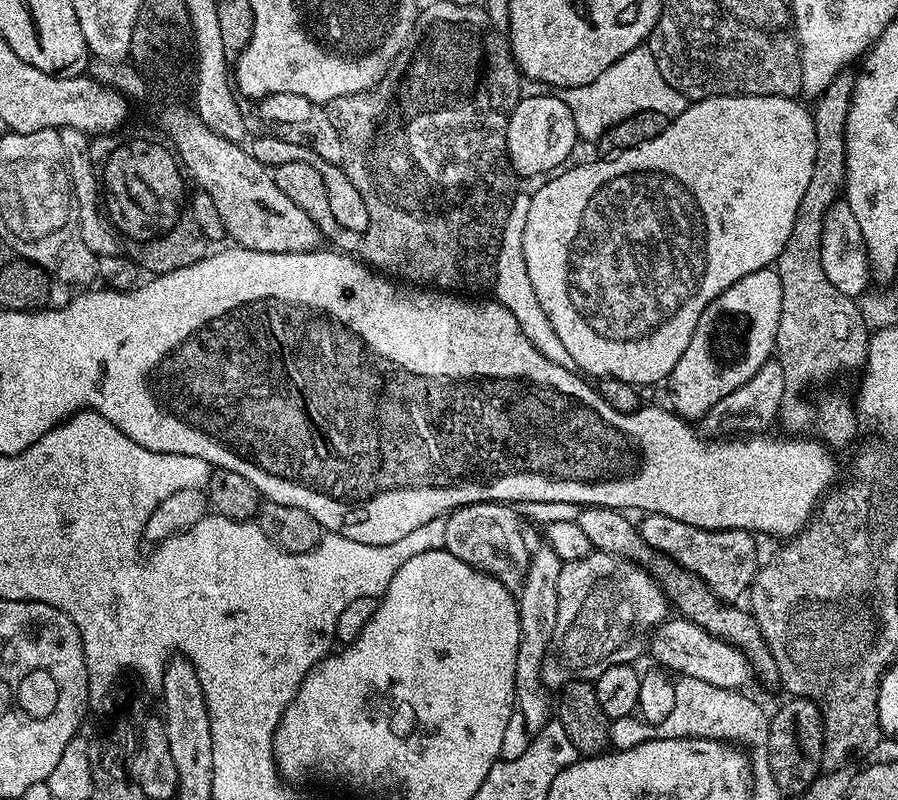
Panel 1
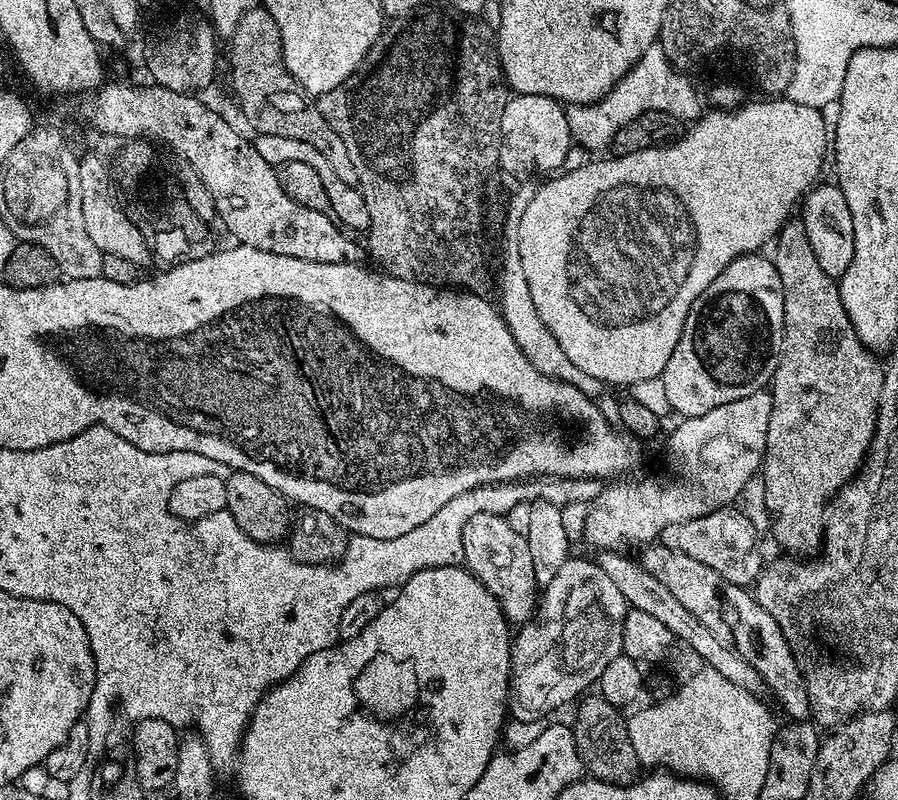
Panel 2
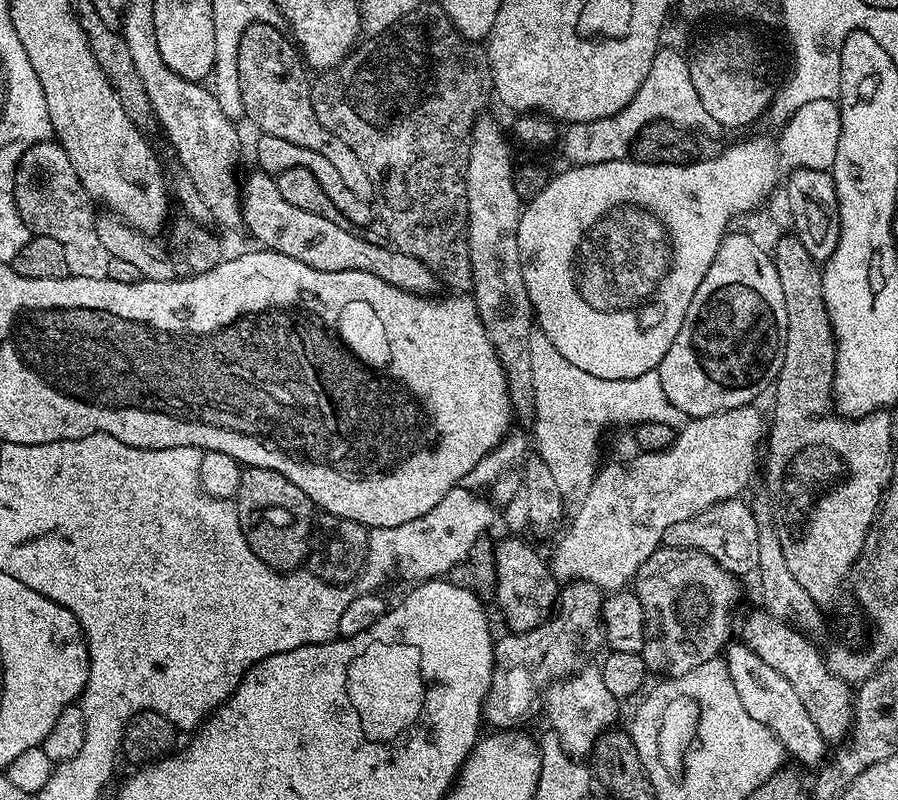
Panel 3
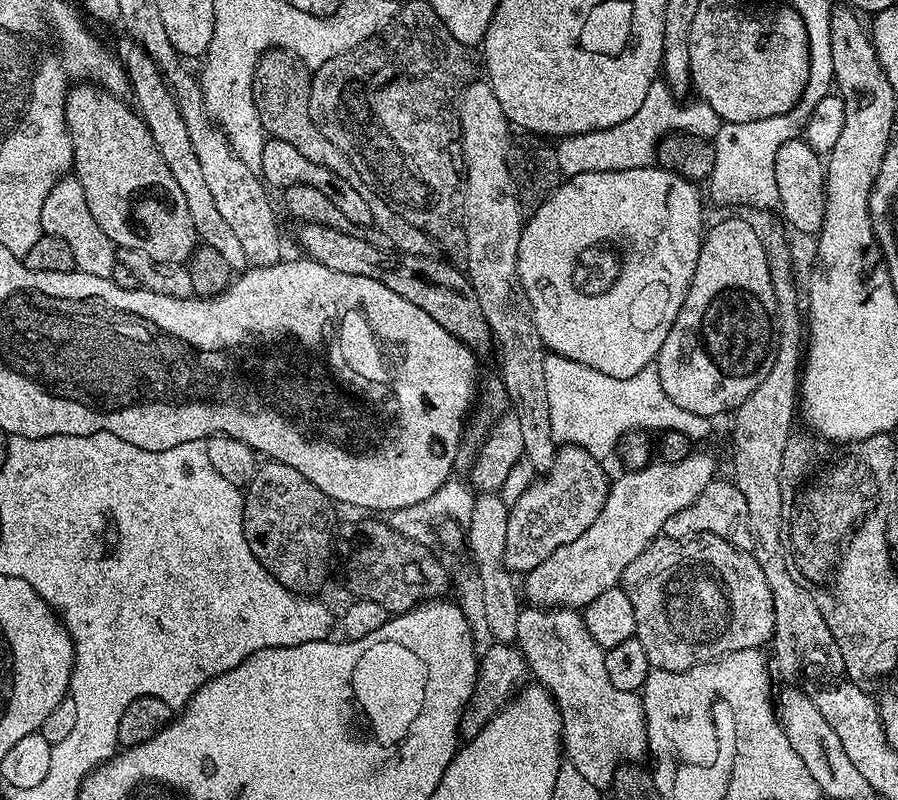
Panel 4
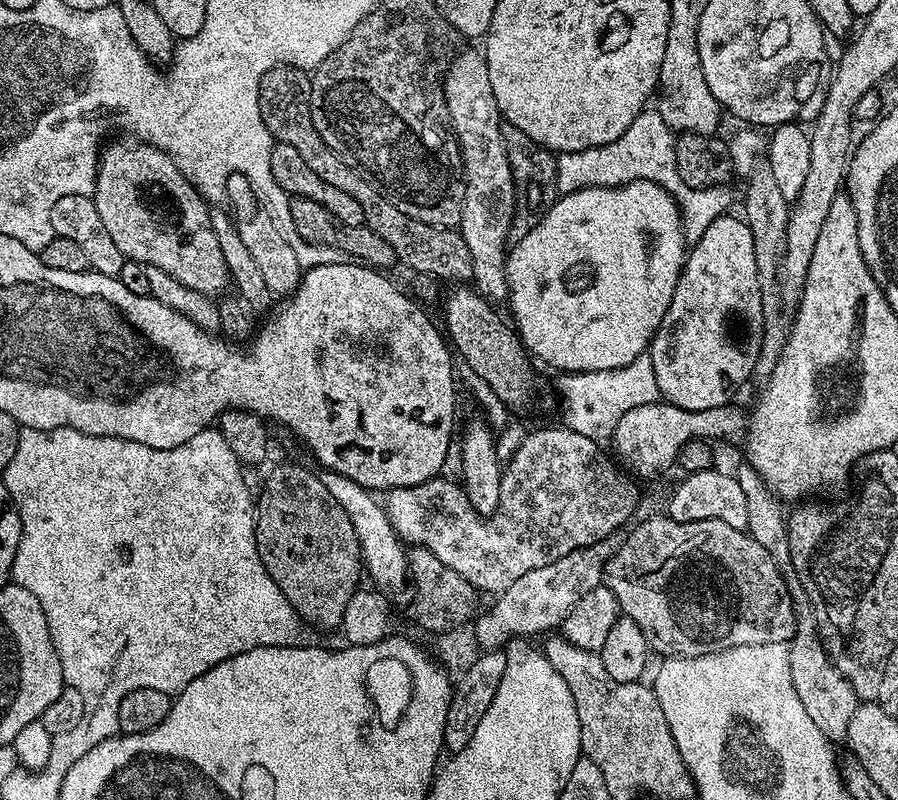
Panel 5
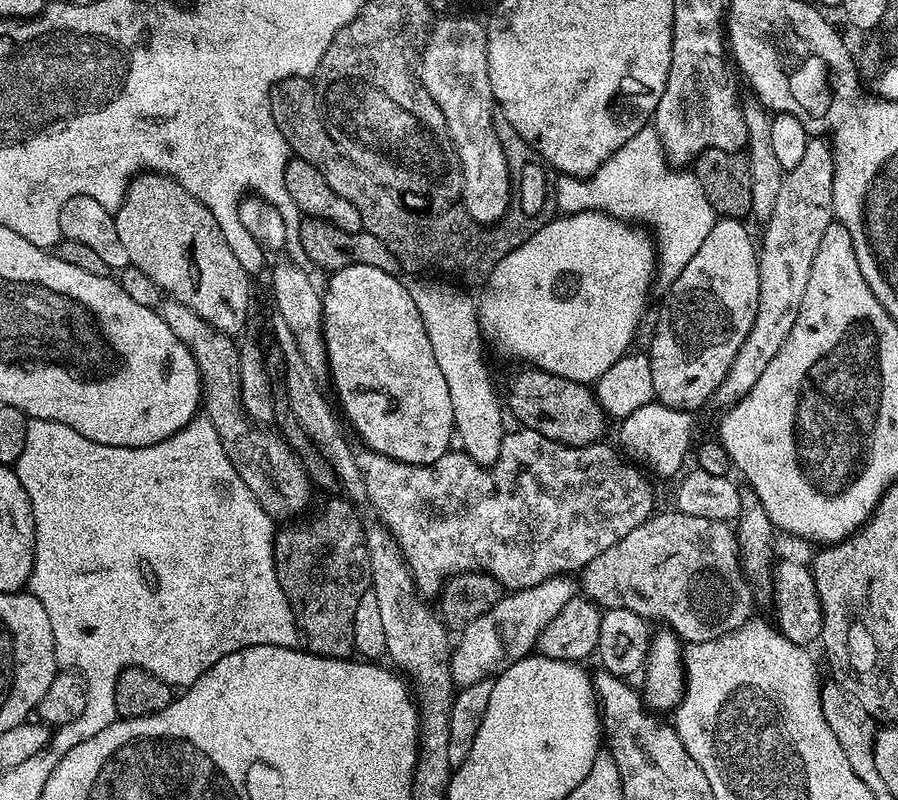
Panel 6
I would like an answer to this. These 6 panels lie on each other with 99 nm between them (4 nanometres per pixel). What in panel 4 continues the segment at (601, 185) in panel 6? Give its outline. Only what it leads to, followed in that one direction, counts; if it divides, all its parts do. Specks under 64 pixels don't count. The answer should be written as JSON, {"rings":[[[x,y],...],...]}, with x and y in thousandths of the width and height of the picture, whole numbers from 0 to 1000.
{"rings":[[[732,103],[724,108],[719,128],[715,128],[713,136],[703,148],[697,148],[697,153],[688,153],[688,158],[679,158],[675,163],[627,171],[618,181],[625,221],[720,210],[729,201],[735,171],[743,170],[746,165],[794,168],[801,163],[803,148],[800,143],[795,143],[795,138],[791,138],[788,130],[774,128],[775,130],[766,130],[761,135],[759,131],[753,130],[753,125],[755,125],[754,116],[743,105]]]}

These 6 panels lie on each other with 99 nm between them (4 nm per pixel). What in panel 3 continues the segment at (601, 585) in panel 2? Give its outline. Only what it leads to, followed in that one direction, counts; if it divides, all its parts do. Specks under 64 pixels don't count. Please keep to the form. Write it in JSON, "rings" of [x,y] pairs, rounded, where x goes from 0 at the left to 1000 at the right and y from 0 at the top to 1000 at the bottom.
{"rings":[[[633,728],[627,731],[621,745],[624,775],[611,773],[597,785],[588,790],[567,789],[551,801],[550,805],[550,838],[548,839],[548,856],[539,874],[539,894],[537,896],[540,906],[545,905],[548,913],[575,913],[596,893],[602,889],[604,871],[608,861],[627,850],[629,845],[636,845],[651,829],[650,825],[658,815],[664,815],[674,804],[673,781],[668,774],[668,765],[673,761],[674,746],[669,736],[663,735],[660,730],[648,730],[645,728]]]}

